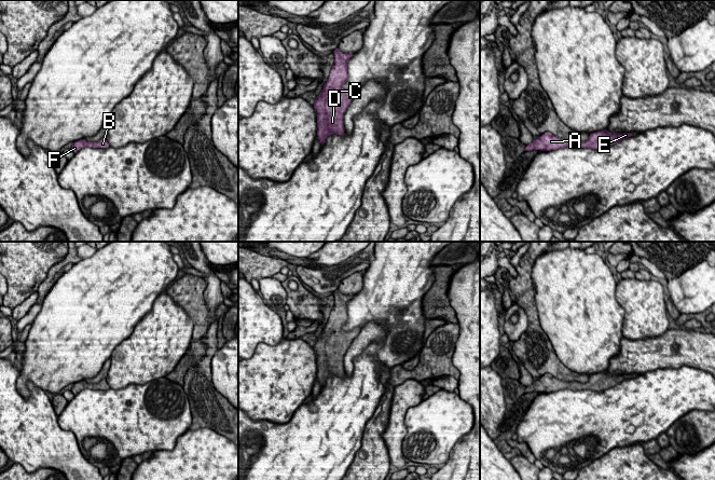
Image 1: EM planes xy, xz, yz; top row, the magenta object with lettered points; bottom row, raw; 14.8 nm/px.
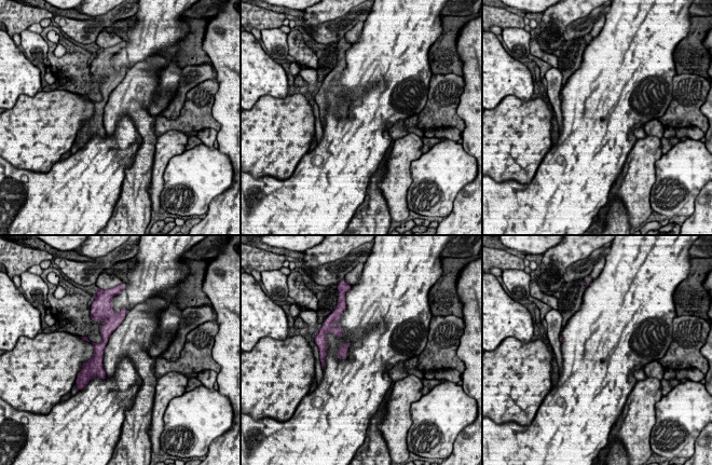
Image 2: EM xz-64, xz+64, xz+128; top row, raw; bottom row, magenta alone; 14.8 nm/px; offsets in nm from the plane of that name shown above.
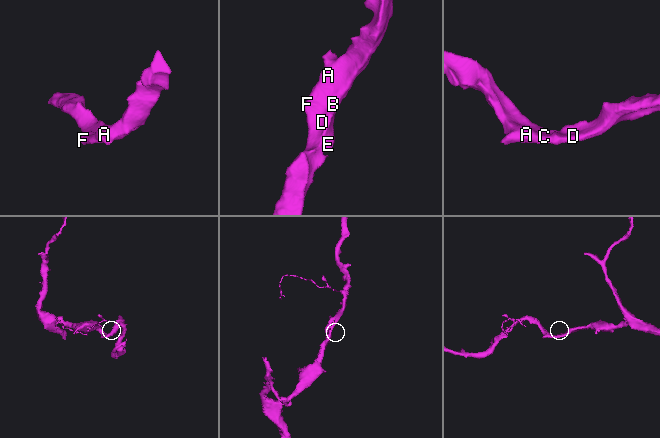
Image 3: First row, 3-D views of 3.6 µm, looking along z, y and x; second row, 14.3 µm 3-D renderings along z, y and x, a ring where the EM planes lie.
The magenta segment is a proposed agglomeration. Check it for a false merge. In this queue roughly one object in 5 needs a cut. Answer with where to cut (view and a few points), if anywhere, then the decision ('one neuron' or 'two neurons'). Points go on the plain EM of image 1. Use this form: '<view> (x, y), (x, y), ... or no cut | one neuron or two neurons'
no cut | one neuron

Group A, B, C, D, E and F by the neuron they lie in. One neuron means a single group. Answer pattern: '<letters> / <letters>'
A B C D E F

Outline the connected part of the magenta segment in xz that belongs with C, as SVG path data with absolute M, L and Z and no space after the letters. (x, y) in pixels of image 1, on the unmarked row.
M338 289L332 294L334 306L313 346L317 353L317 378L321 388L330 375L344 376L344 356L361 330L361 327L348 332L342 329L348 319L347 302L354 294L343 294Z

